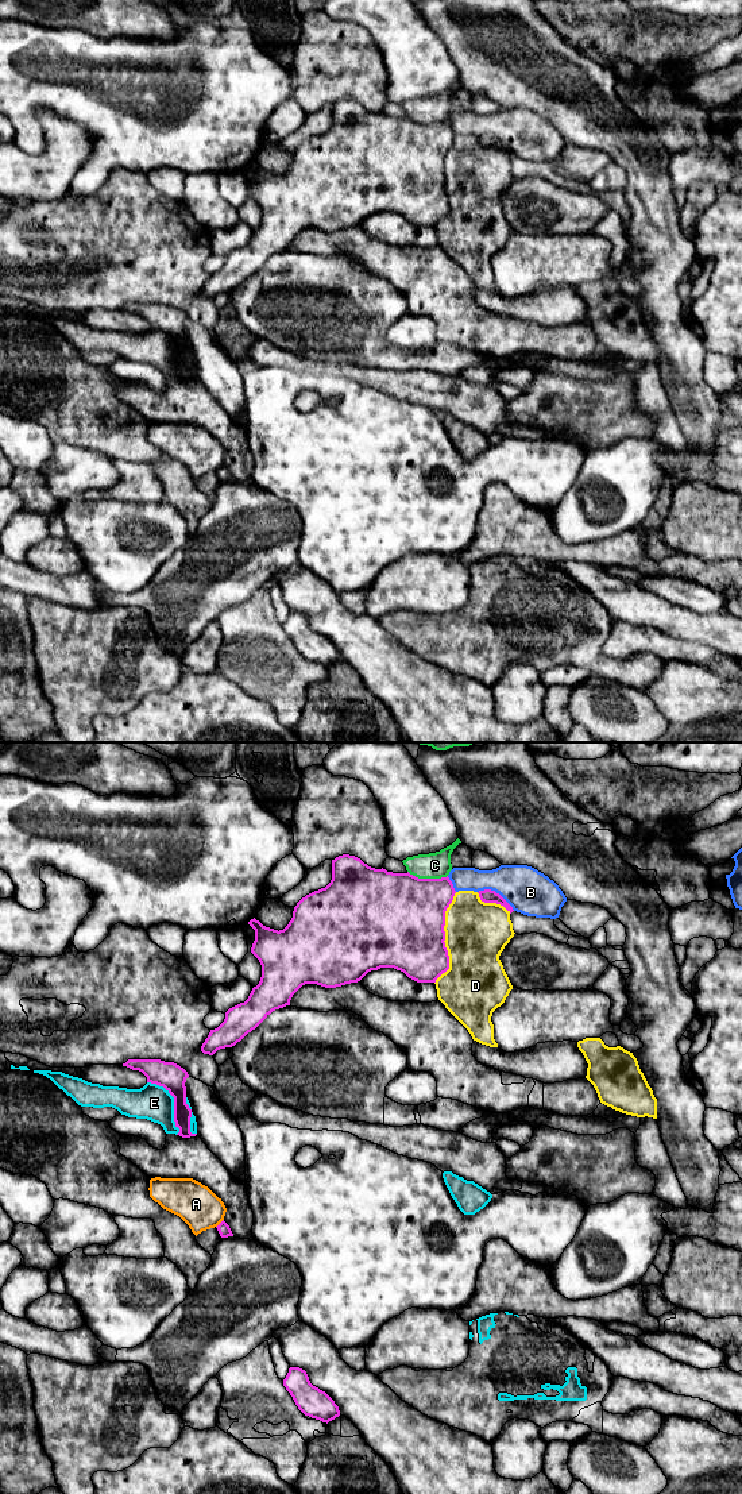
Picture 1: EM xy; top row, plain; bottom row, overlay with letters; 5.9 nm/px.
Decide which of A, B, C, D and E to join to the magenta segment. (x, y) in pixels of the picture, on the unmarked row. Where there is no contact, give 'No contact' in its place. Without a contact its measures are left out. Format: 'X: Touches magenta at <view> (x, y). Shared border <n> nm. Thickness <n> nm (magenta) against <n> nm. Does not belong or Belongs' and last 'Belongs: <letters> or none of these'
A: Touches magenta at xy (220, 467). Shared border 70 nm. Thickness 70 nm (magenta) against 240 nm. Does not belong
B: Touches magenta at xy (495, 136). Shared border 260 nm. Thickness 80 nm (magenta) against 280 nm. Does not belong
C: Touches magenta at xy (428, 123). Shared border 240 nm. Thickness 460 nm (magenta) against 160 nm. Does not belong
D: Touches magenta at xy (444, 182). Shared border 550 nm. Thickness 480 nm (magenta) against 380 nm. Does not belong
E: Touches magenta at xy (174, 347). Shared border 360 nm. Thickness 160 nm (magenta) against 220 nm. Does not belong
Belongs: none of these

